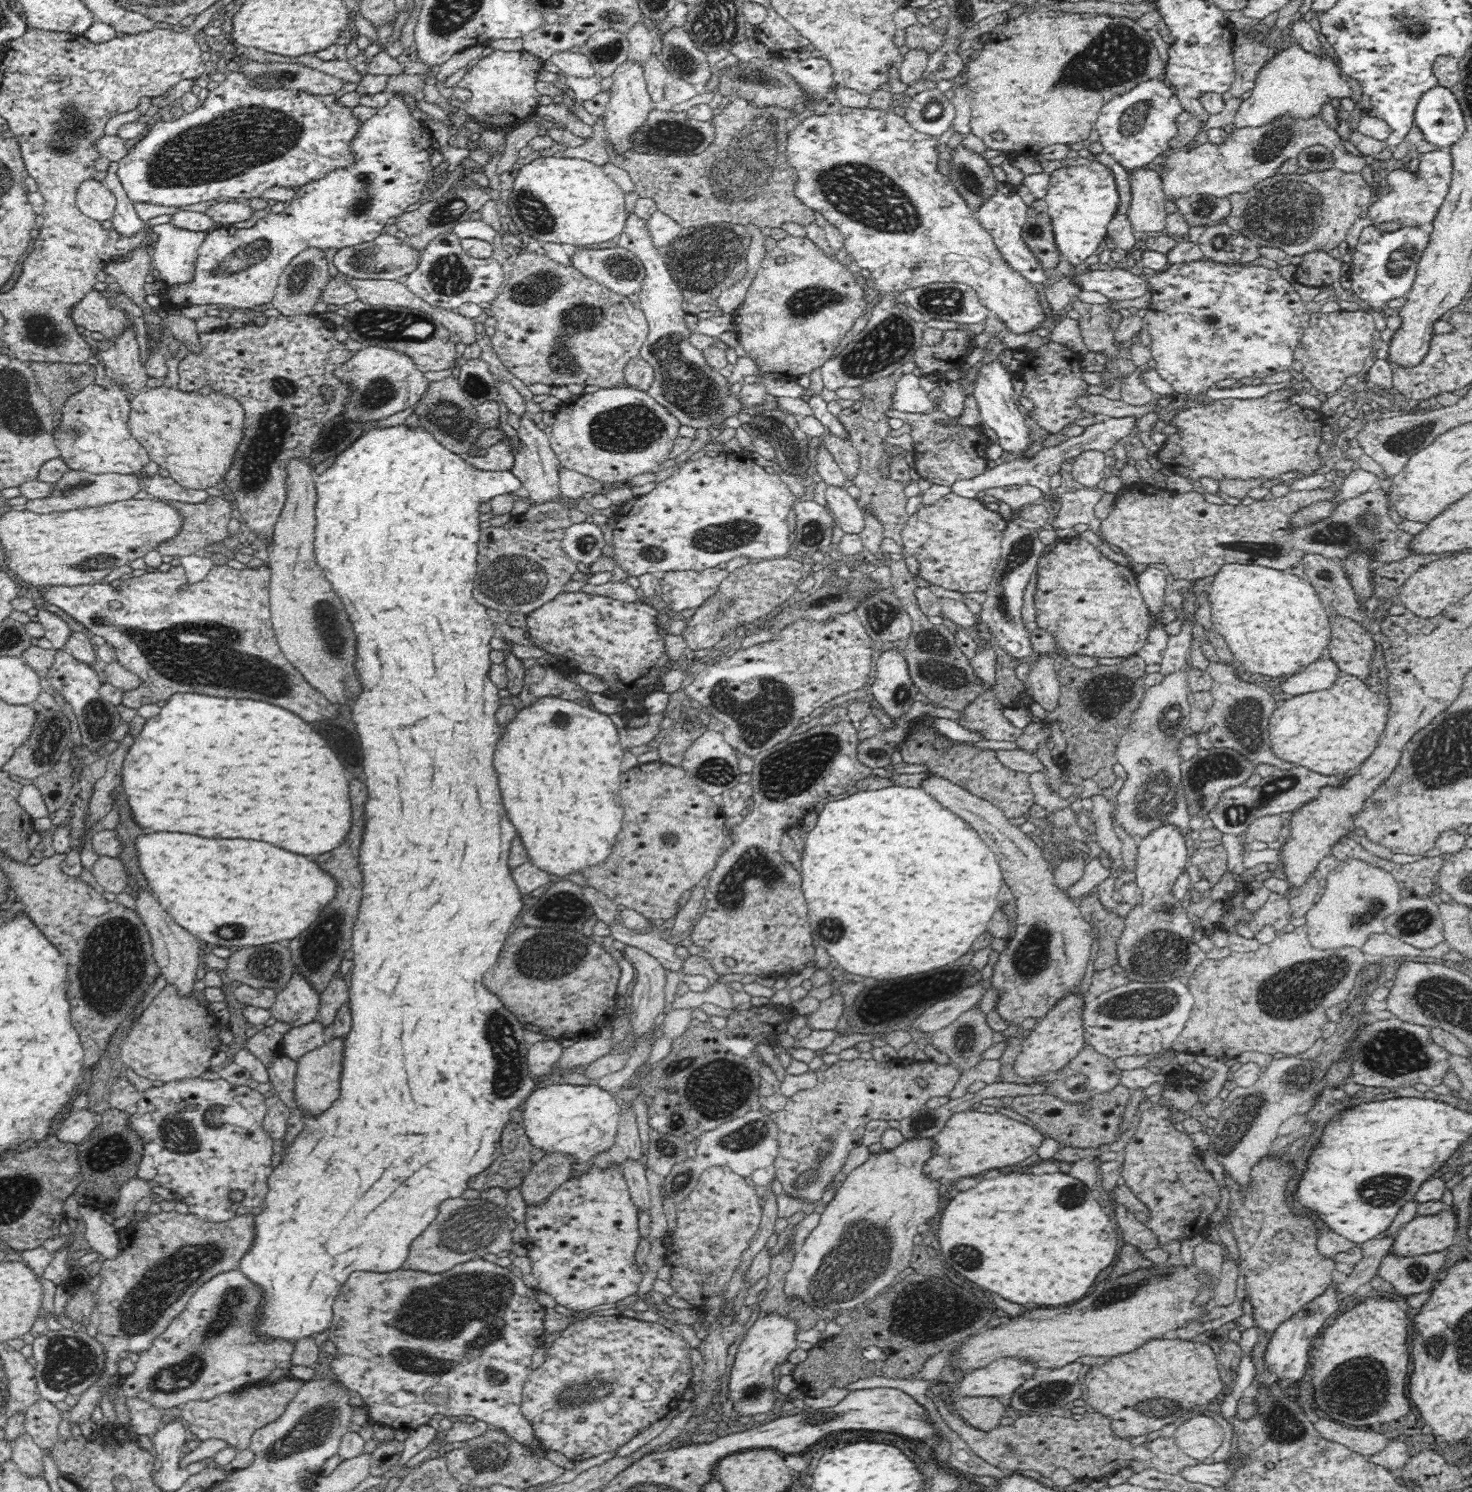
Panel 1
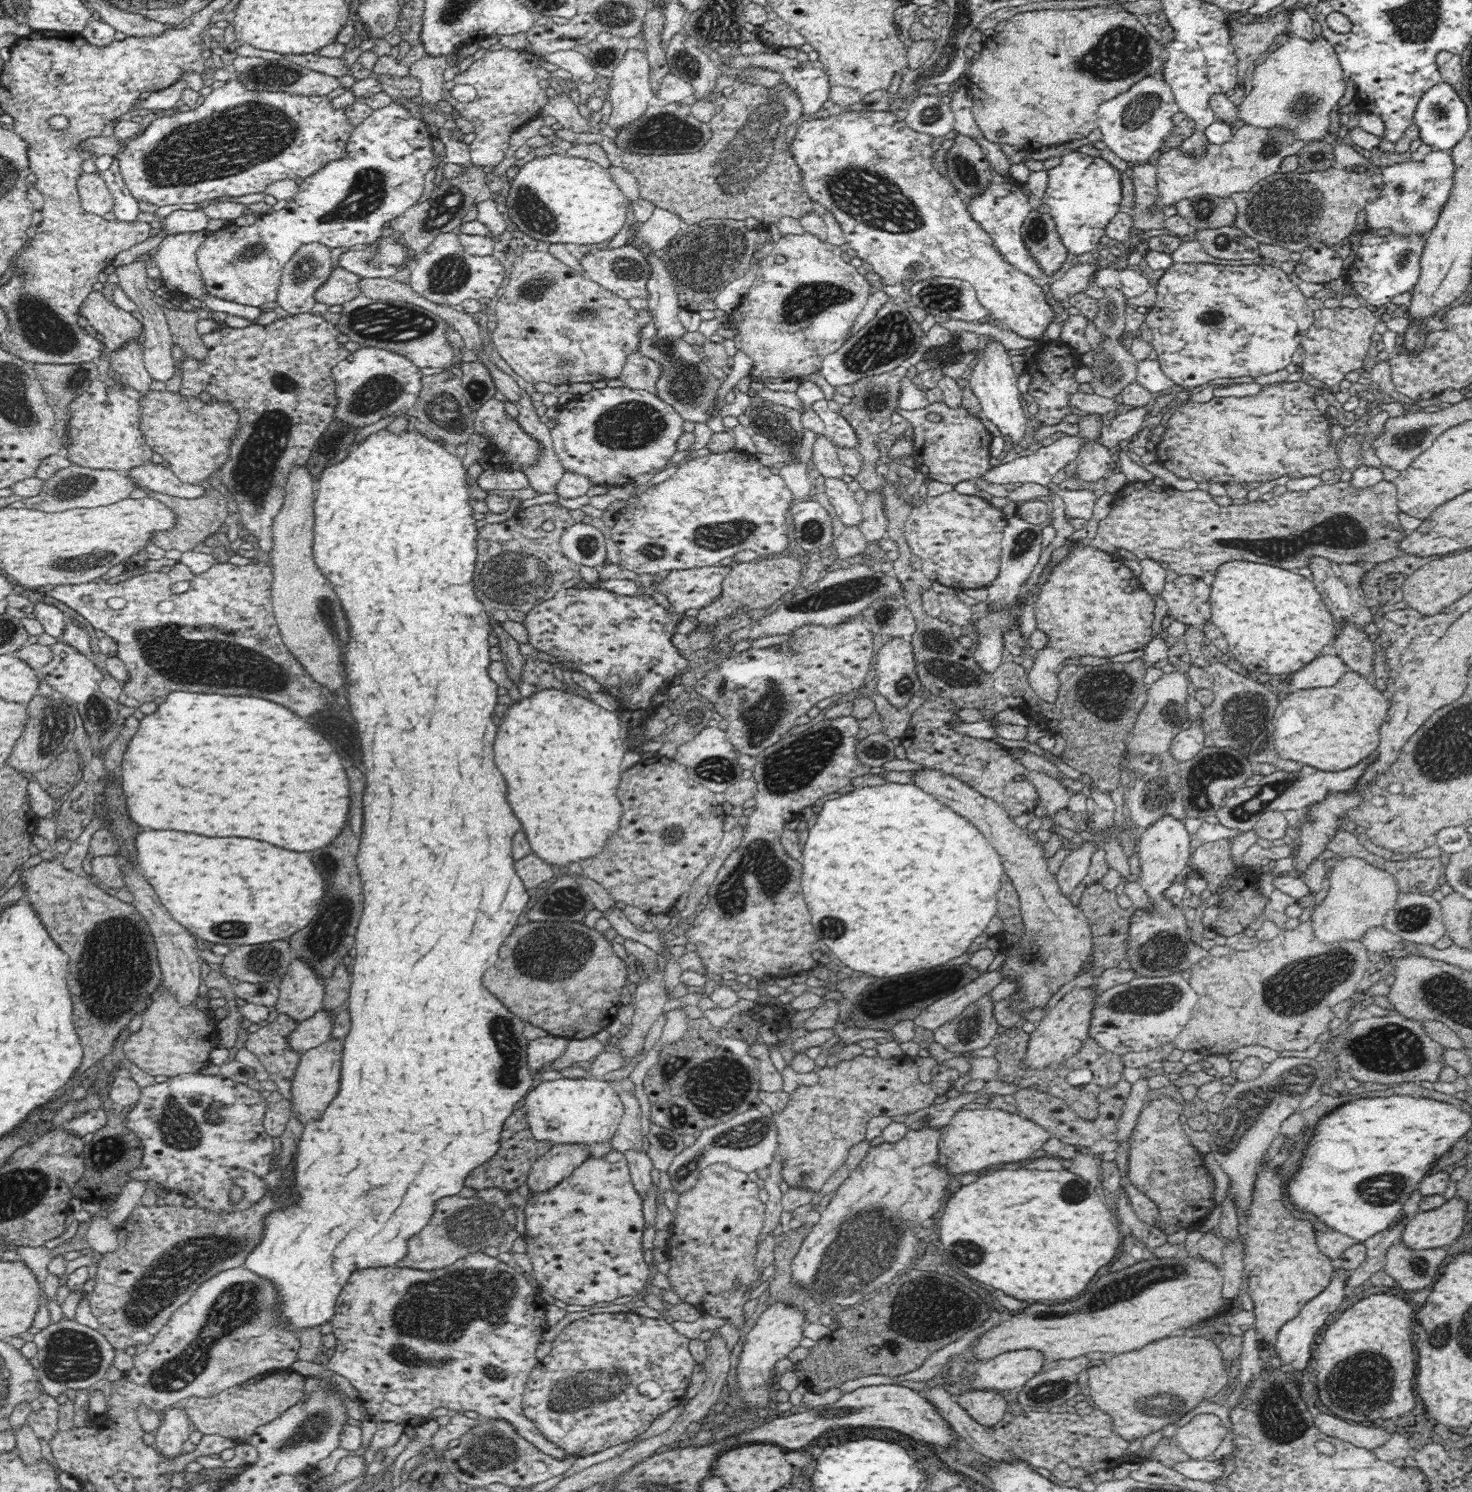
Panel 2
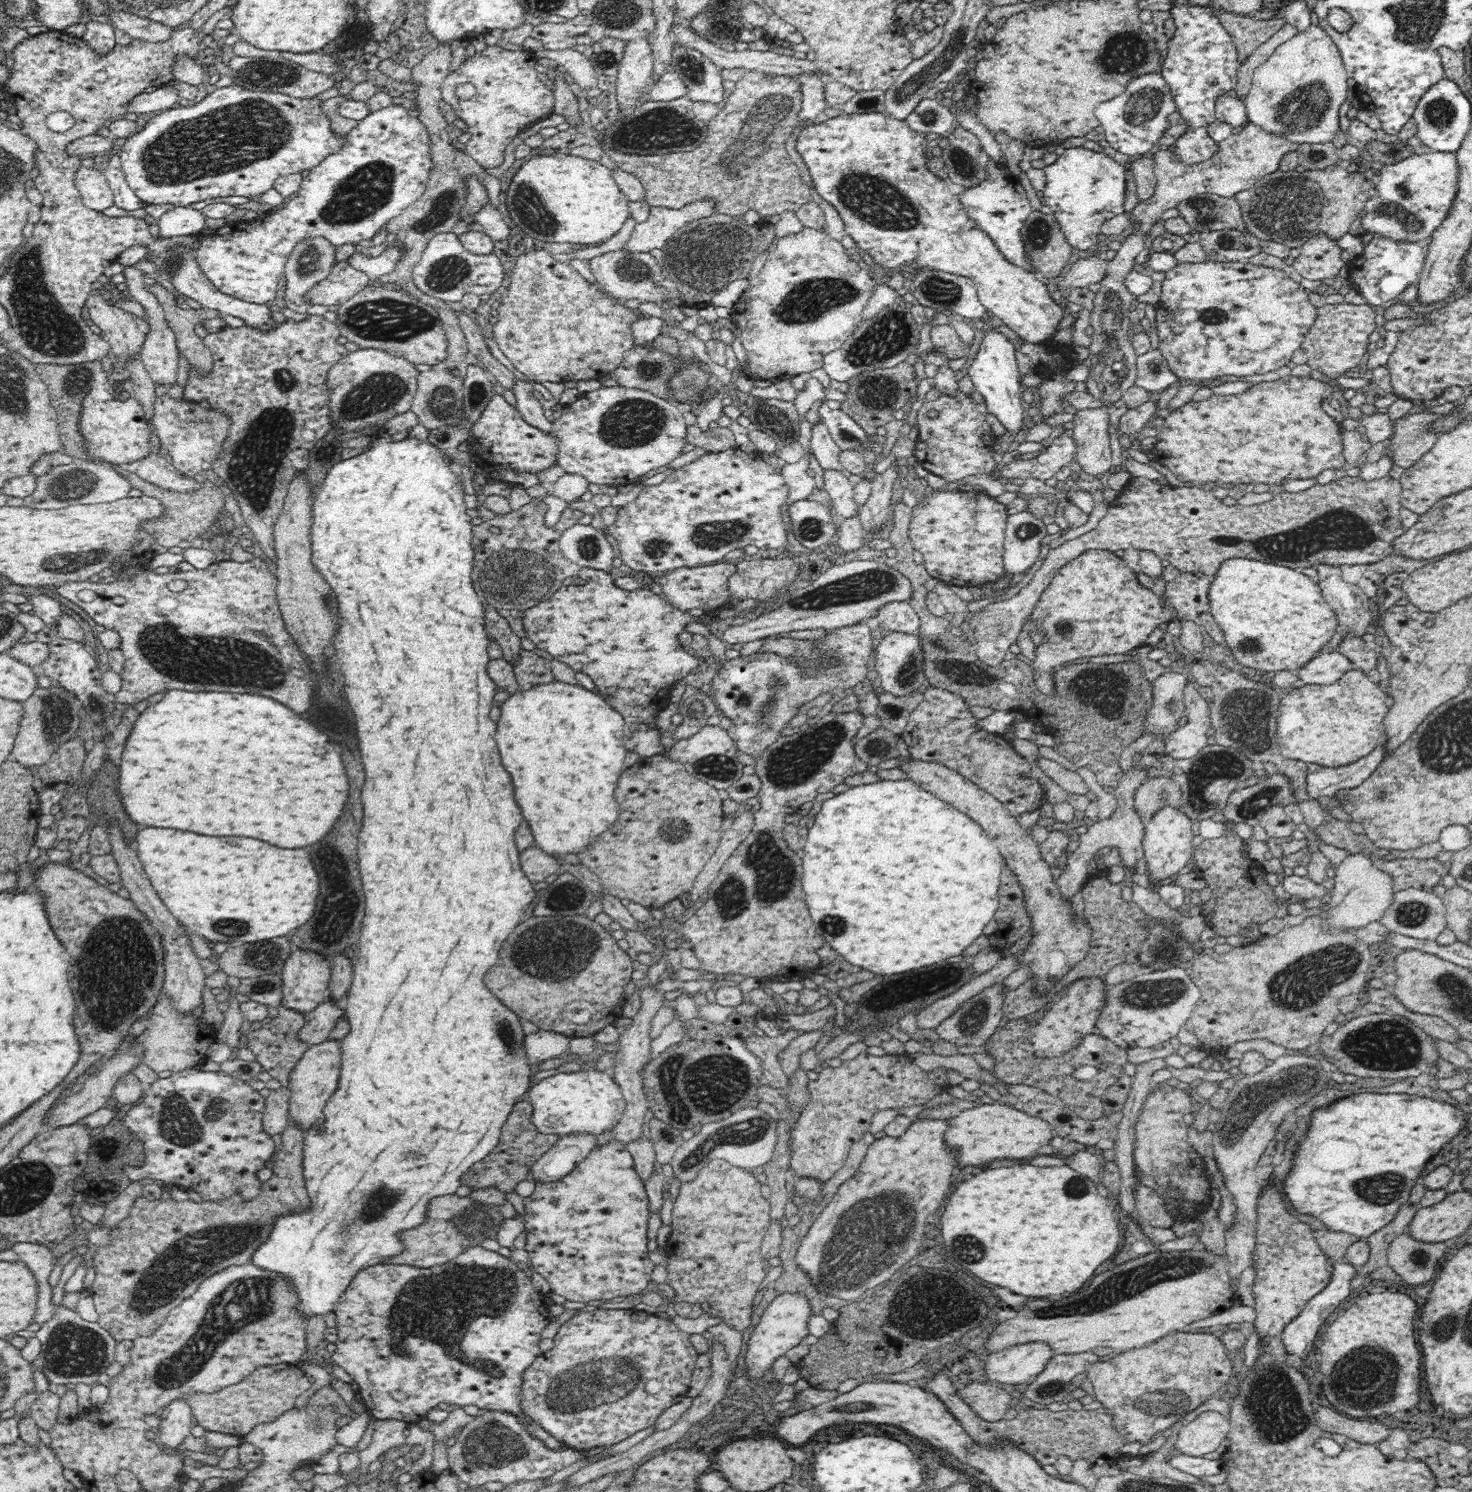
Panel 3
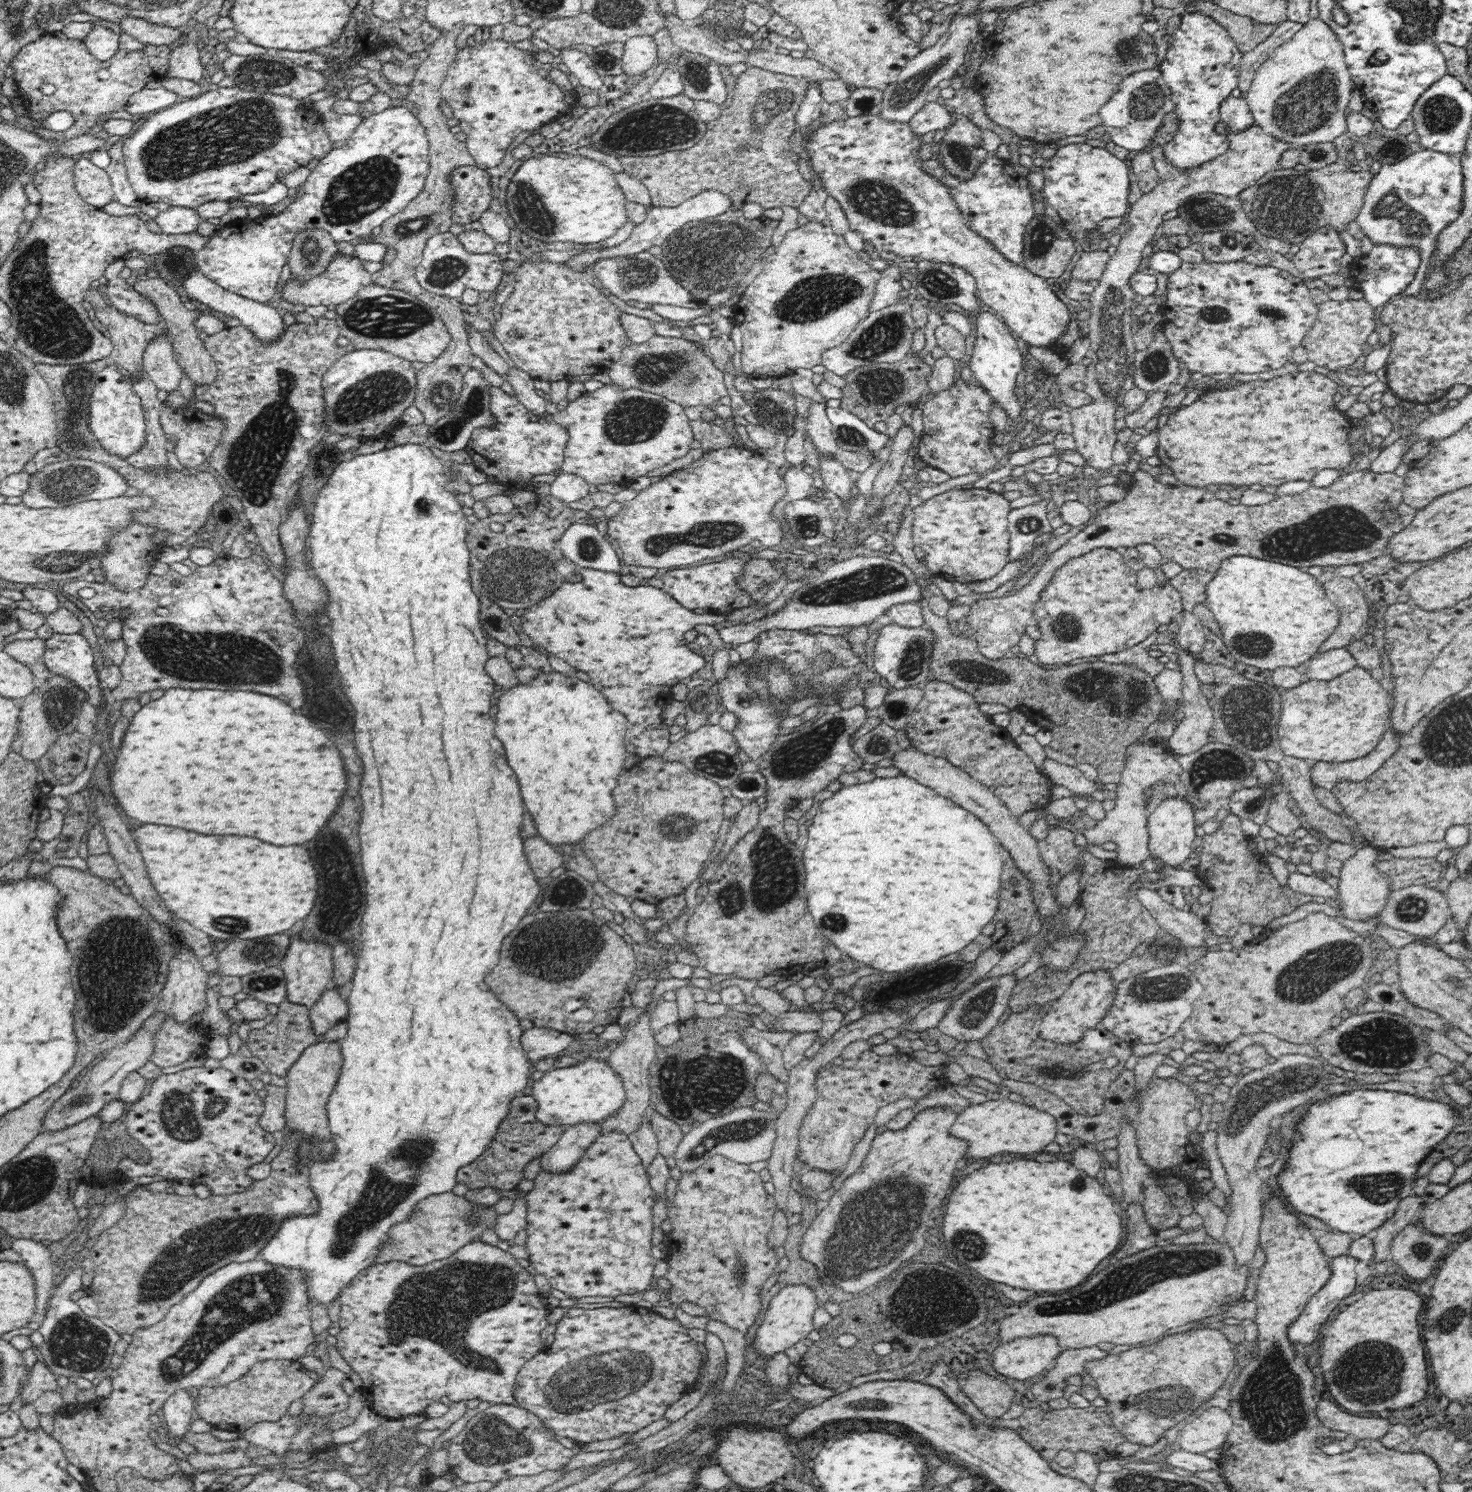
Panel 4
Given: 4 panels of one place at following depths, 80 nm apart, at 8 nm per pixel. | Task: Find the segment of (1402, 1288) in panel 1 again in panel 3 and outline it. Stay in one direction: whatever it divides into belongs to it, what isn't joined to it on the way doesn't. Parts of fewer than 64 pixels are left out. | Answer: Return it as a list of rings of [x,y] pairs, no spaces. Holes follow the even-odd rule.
[[[1408,1235],[1397,1236],[1388,1247],[1388,1266],[1399,1274],[1403,1284],[1415,1287],[1432,1280],[1436,1268],[1445,1260],[1444,1243],[1422,1243]]]

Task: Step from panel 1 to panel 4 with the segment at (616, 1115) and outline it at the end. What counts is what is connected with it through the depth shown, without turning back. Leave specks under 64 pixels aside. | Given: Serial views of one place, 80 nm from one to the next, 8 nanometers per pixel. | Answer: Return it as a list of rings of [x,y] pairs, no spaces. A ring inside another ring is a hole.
[[[589,1053],[582,1054],[580,1063],[575,1066],[552,1068],[534,1082],[527,1092],[538,1103],[536,1121],[547,1127],[566,1128],[580,1123],[602,1124],[616,1116],[626,1098],[622,1079],[610,1068],[606,1056]]]

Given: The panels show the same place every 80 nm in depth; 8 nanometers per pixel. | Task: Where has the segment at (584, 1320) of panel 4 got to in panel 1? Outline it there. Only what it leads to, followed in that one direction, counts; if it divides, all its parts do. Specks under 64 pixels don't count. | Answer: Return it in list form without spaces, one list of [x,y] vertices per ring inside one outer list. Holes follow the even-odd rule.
[[[593,1316],[560,1333],[544,1362],[525,1382],[521,1411],[534,1429],[542,1452],[558,1452],[576,1462],[617,1450],[676,1409],[691,1379],[690,1346],[662,1324],[615,1316]]]

